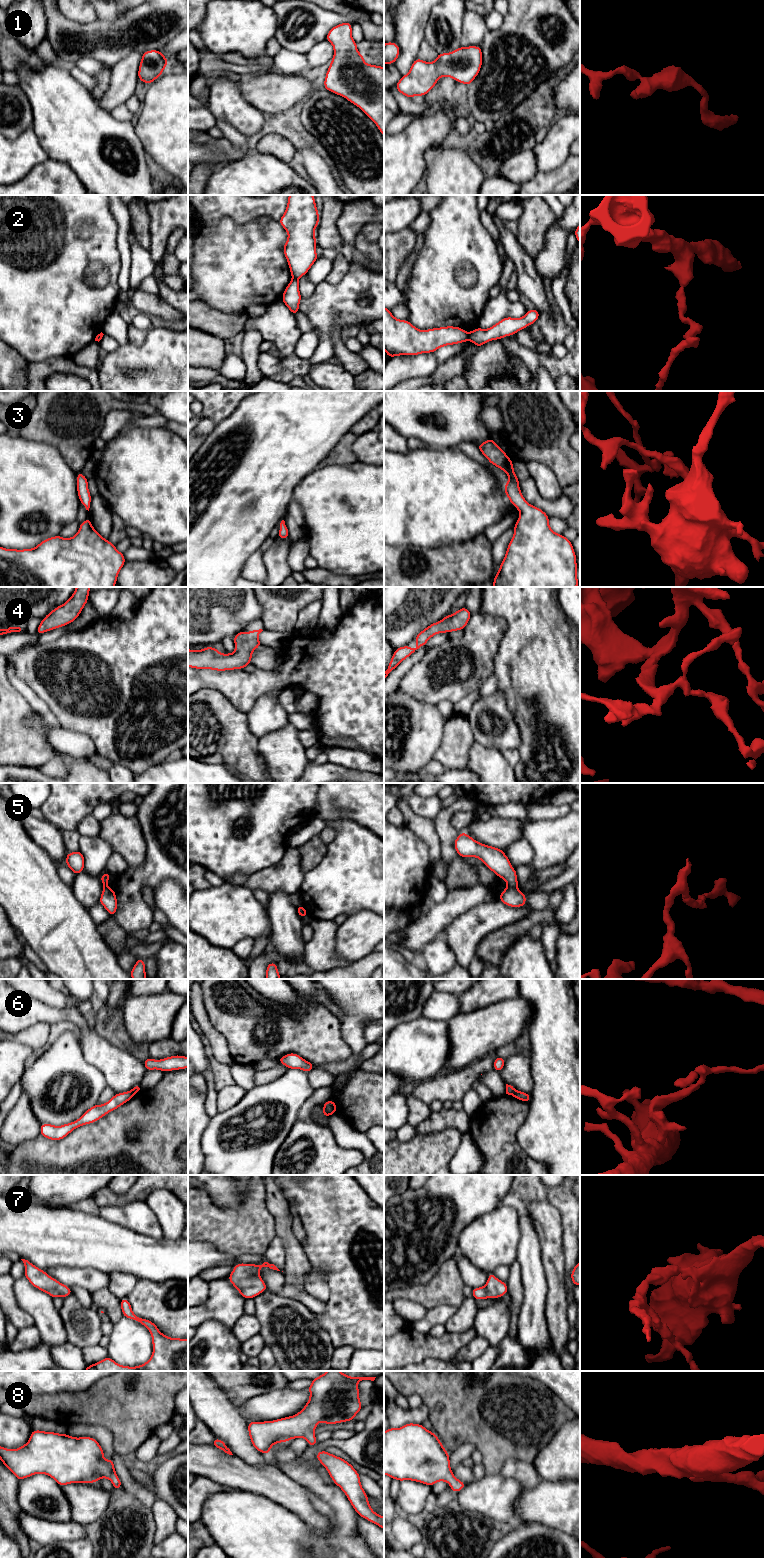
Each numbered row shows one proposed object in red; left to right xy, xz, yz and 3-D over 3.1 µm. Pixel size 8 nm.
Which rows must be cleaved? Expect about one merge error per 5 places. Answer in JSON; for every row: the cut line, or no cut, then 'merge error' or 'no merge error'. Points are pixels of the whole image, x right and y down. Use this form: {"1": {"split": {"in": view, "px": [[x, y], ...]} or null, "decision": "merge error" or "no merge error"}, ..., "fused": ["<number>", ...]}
{"1": {"split": null, "decision": "no merge error"}, "2": {"split": {"in": "yz", "px": [[467, 333], [468, 339]]}, "decision": "merge error"}, "3": {"split": null, "decision": "no merge error"}, "4": {"split": null, "decision": "no merge error"}, "5": {"split": {"in": "yz", "px": [[508, 886], [516, 887]]}, "decision": "merge error"}, "6": {"split": {"in": "yz", "px": [[517, 1091], [512, 1095]]}, "decision": "merge error"}, "7": {"split": null, "decision": "no merge error"}, "8": {"split": null, "decision": "no merge error"}, "fused": ["2", "5", "6"]}

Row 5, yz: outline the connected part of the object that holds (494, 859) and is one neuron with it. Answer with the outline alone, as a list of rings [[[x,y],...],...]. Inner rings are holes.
[[[460,832],[454,841],[454,848],[458,856],[463,858],[476,857],[499,878],[506,881],[508,887],[517,887],[516,869],[510,864],[504,850],[477,842],[465,832]]]

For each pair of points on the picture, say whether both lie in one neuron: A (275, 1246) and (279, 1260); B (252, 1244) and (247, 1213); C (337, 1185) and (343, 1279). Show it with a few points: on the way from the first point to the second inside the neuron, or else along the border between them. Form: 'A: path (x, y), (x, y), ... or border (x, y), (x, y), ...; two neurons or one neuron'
A: path (275, 1249), (277, 1257); one neuron
B: path (252, 1236), (250, 1221); one neuron
C: path (337, 1208), (337, 1215), (343, 1225), (343, 1256); one neuron

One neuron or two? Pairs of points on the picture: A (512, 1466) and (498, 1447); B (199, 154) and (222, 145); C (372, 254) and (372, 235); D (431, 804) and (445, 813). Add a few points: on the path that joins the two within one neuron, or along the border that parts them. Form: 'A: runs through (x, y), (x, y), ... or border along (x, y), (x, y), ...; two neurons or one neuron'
A: border along (530, 1462), (509, 1458), (499, 1473); two neurons
B: runs through (205, 152), (216, 150); one neuron
C: border along (360, 227), (363, 234), (373, 243); two neurons
D: border along (443, 808), (433, 820); two neurons

